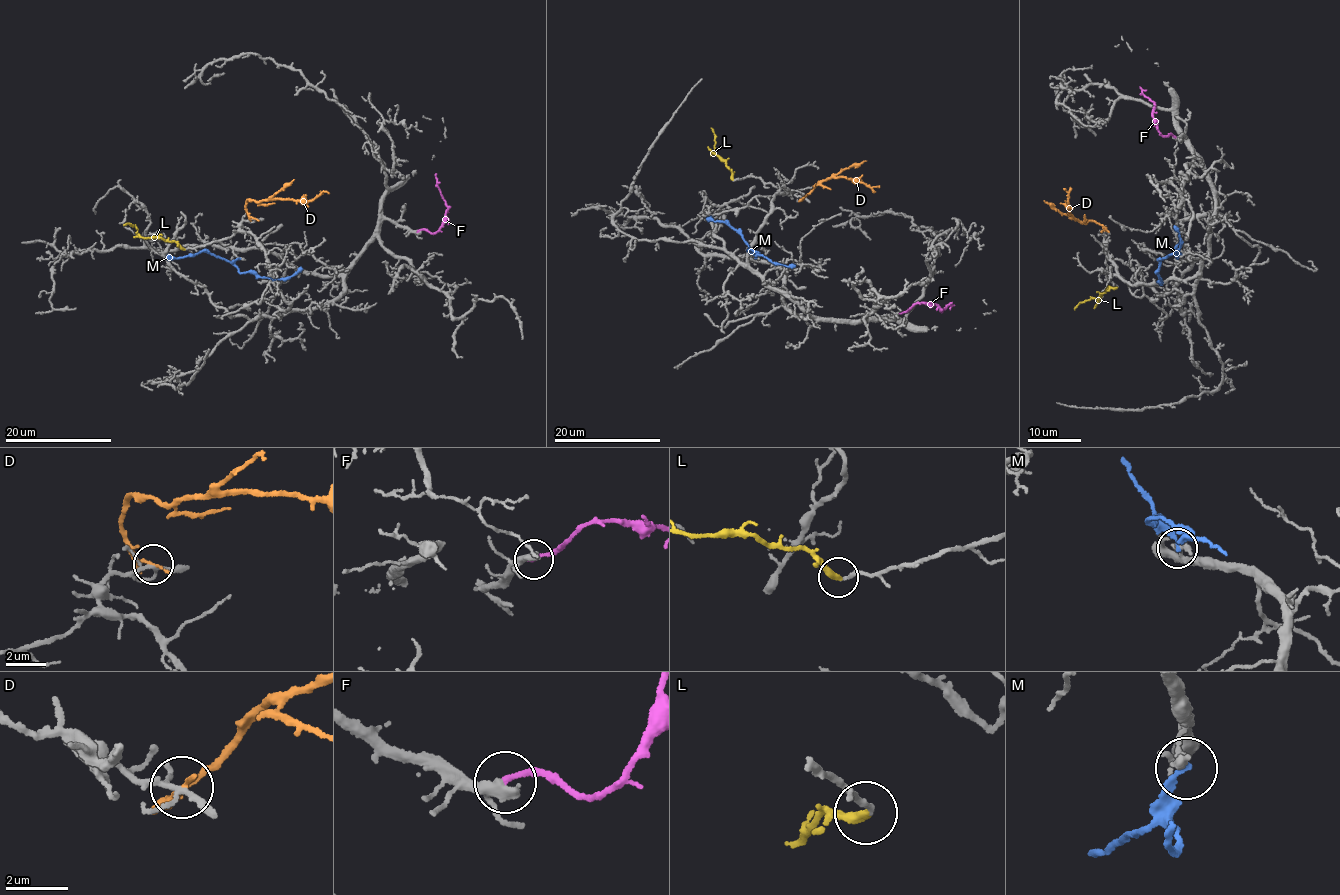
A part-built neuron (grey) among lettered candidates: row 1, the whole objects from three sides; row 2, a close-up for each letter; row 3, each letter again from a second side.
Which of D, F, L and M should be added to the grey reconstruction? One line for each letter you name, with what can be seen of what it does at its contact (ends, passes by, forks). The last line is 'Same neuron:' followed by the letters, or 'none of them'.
L: It ends there
Same neuron: L

